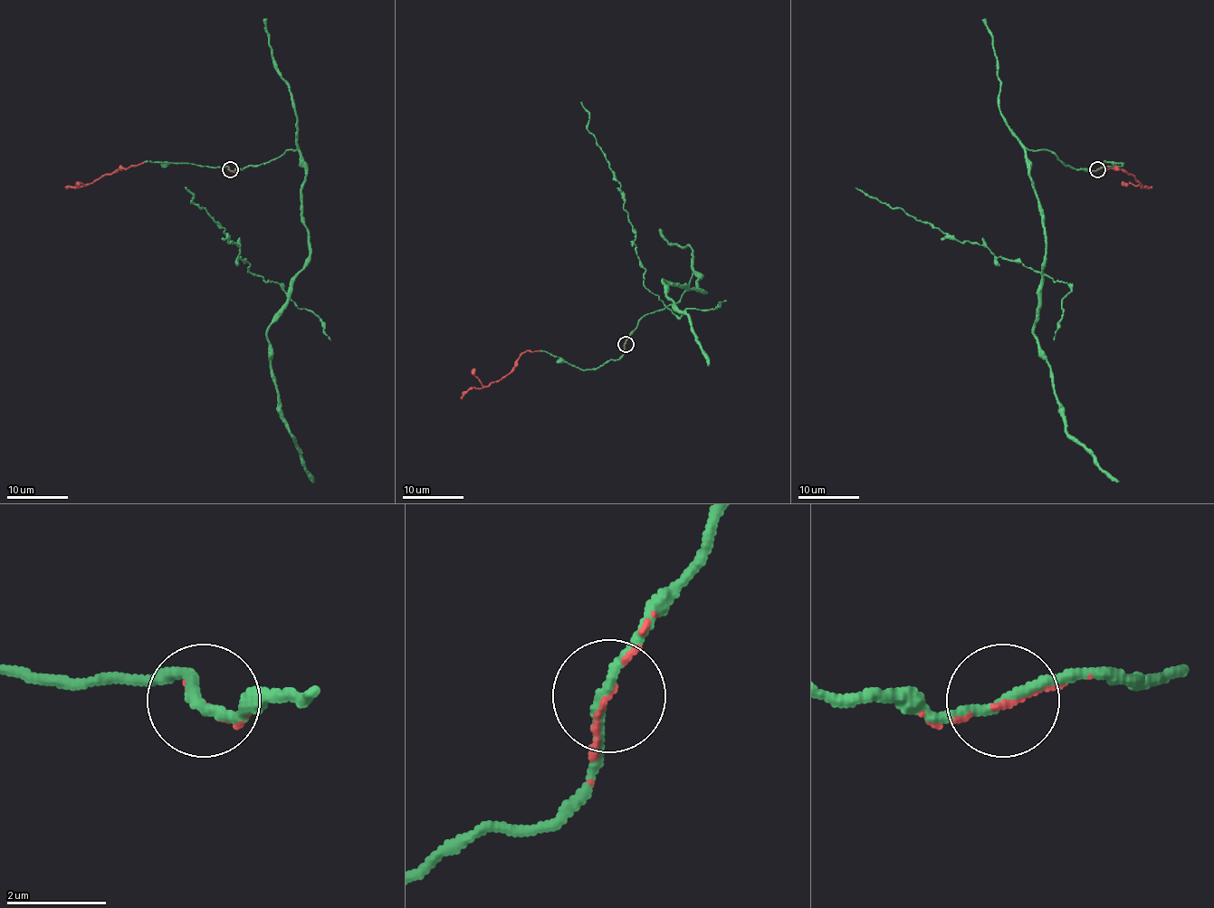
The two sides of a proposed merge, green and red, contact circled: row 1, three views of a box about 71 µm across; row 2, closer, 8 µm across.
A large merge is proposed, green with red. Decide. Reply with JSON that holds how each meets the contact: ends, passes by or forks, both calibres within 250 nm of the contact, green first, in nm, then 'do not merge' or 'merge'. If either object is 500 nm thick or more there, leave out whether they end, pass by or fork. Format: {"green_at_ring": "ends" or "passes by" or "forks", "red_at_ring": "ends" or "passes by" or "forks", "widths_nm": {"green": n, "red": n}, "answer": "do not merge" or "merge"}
{"green_at_ring": "passes by", "red_at_ring": "ends", "widths_nm": {"green": 200, "red": 100}, "answer": "merge"}

